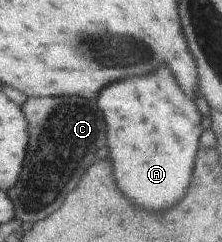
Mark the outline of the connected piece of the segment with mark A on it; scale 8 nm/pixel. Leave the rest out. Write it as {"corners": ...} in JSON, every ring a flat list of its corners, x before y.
{"corners":[[155,70,141,78,115,82,101,90,97,104,107,122,107,148,119,190,139,208,161,212,187,194,199,136,201,114,179,90,171,70]]}

